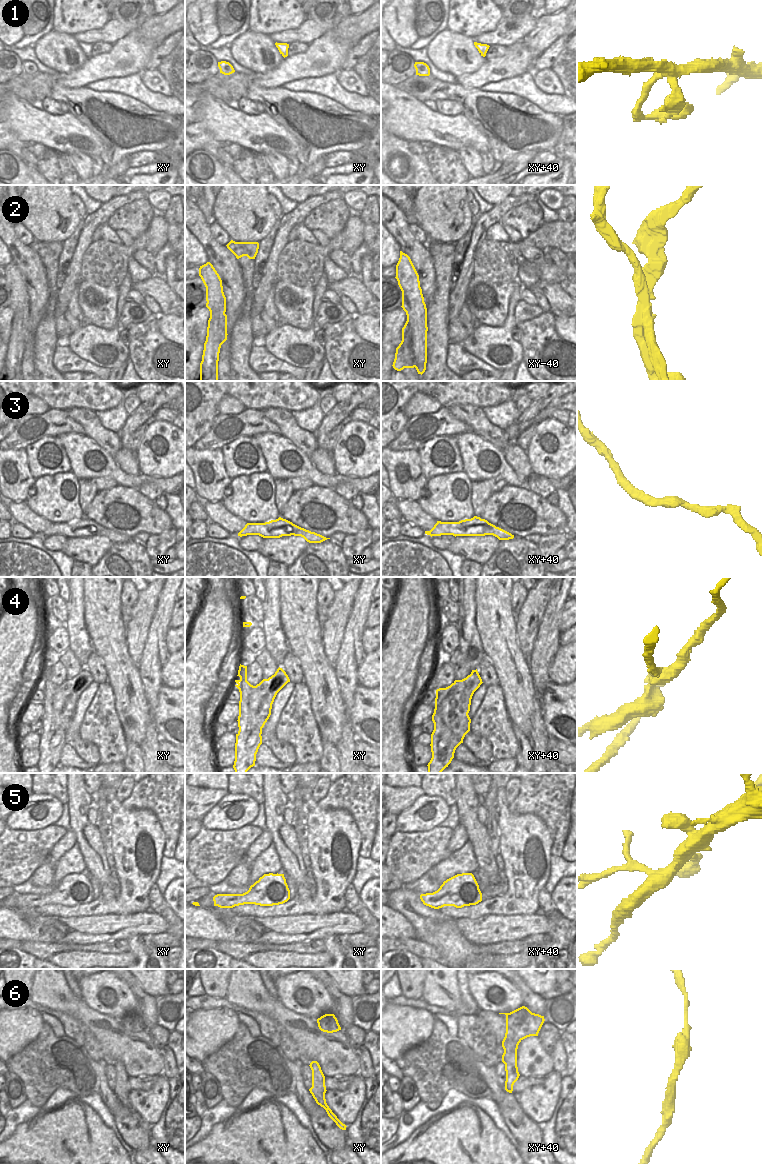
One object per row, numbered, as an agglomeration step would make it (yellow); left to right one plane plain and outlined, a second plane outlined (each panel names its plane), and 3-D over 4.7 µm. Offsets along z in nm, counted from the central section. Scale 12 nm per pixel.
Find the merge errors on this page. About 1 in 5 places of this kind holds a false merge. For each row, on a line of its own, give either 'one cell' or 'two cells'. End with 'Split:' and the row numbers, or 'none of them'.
1: two cells
2: two cells
3: one cell
4: two cells
5: one cell
6: one cell
Split: 1, 2, 4

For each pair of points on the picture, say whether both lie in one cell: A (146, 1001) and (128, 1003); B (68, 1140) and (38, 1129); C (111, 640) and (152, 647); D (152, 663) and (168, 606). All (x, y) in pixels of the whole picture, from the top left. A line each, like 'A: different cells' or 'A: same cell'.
A: different cells
B: same cell
C: different cells
D: same cell

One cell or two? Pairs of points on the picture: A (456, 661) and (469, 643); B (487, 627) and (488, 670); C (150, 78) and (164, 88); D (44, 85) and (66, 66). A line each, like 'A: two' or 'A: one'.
A: two
B: two
C: one
D: two

